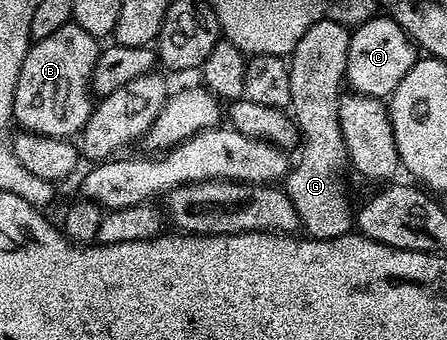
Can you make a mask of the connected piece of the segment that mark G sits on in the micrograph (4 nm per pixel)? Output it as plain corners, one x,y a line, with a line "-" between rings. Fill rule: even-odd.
315,20
313,26
301,36
297,46
289,57
288,68
290,70
290,100
291,113
299,127
301,154
297,164
292,165
283,180
283,189
287,197
294,203
297,210
300,225
304,233
317,240
332,240
335,237
348,235
354,225
353,210
349,208
349,202
345,194
343,184
343,168
347,168
347,147
341,135
339,116
339,97
342,93
344,80
346,79
349,42
351,41
350,29
336,20

